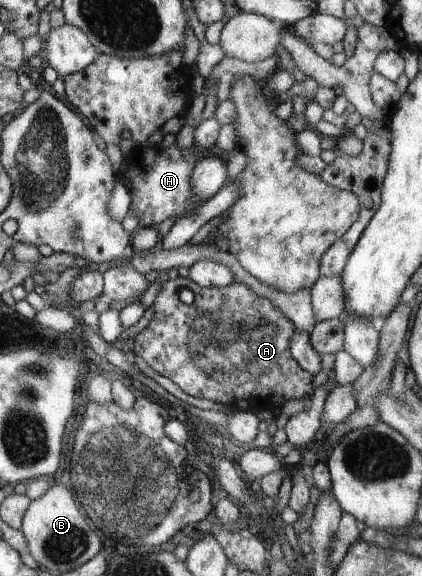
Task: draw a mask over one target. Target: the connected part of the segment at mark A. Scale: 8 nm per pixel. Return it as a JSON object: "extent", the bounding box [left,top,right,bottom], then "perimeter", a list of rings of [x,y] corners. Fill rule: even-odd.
{"extent":[133,277,313,411],"perimeter":[[[189,277],[168,280],[154,300],[154,316],[133,342],[133,352],[153,371],[172,380],[190,396],[206,398],[239,411],[279,410],[287,402],[312,398],[313,378],[291,354],[291,337],[297,327],[278,306],[261,298],[250,286],[232,282],[224,287],[203,288]],[[190,288],[195,294],[191,305],[179,299],[179,290]]]}

